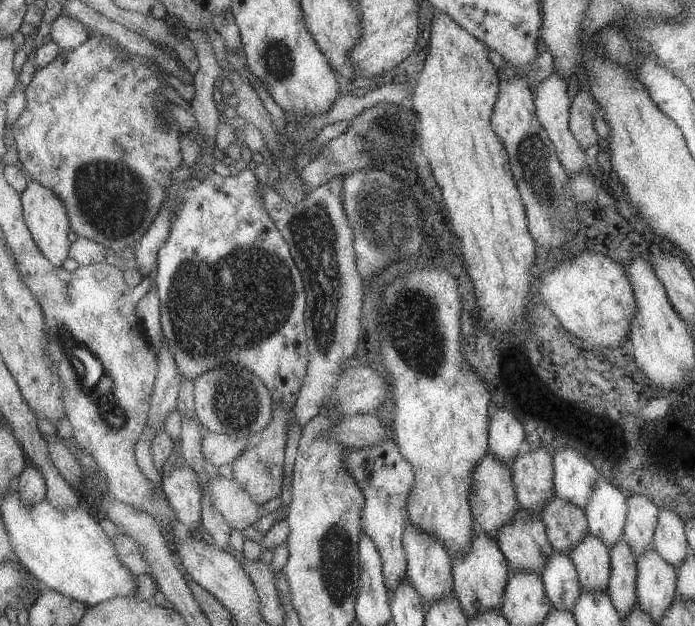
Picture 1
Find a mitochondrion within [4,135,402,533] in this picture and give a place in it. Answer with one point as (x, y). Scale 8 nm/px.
(216, 309)

